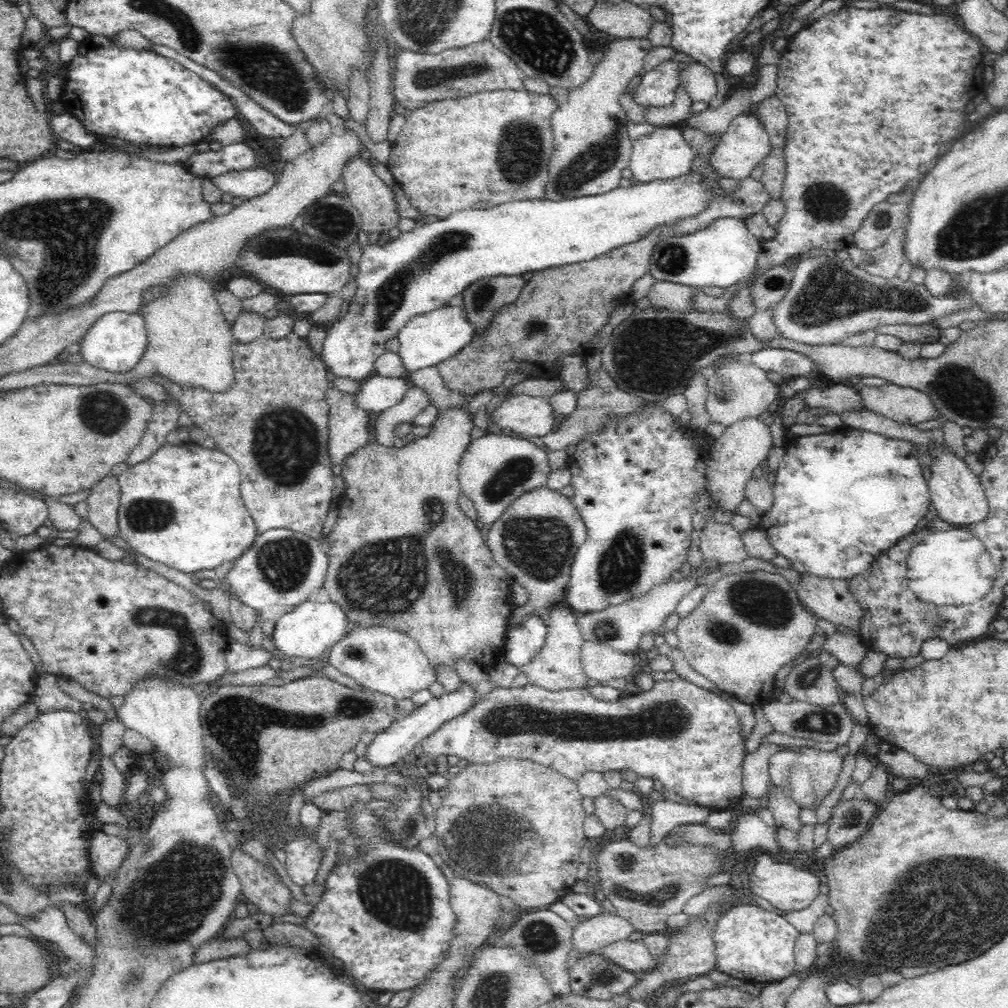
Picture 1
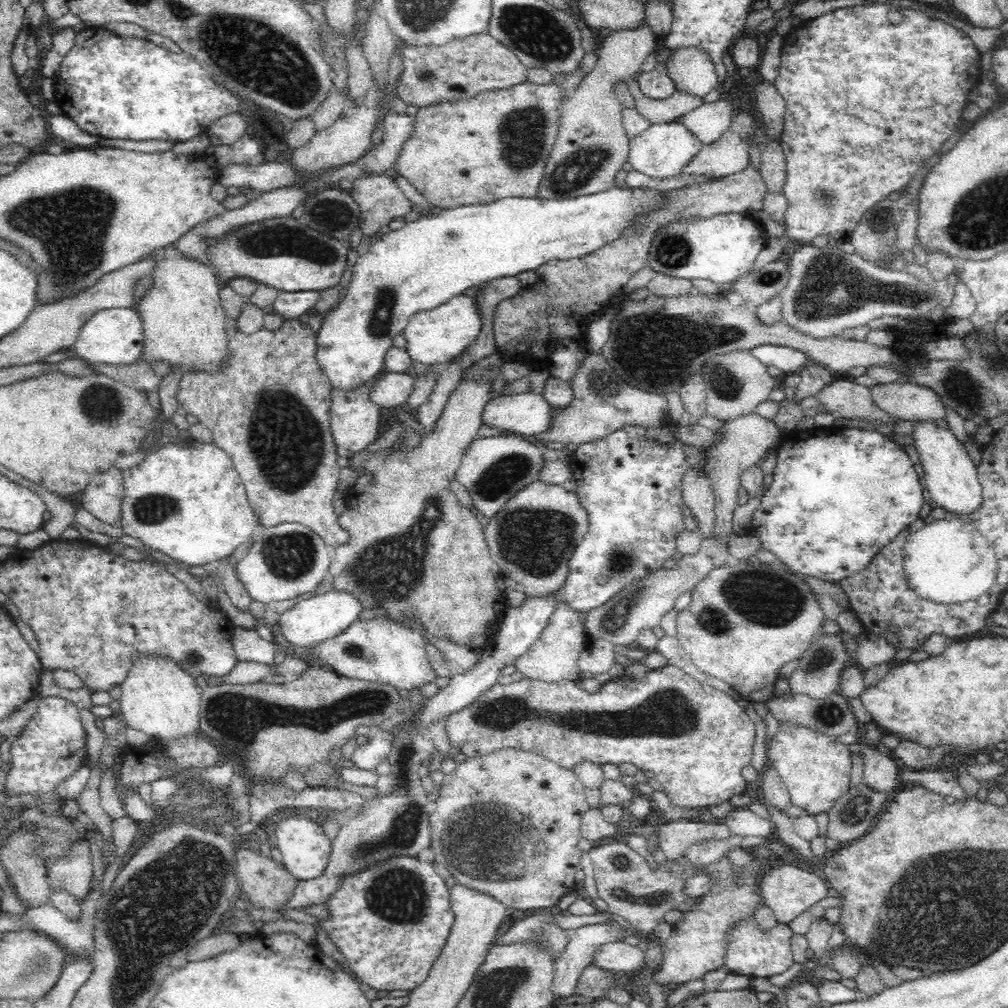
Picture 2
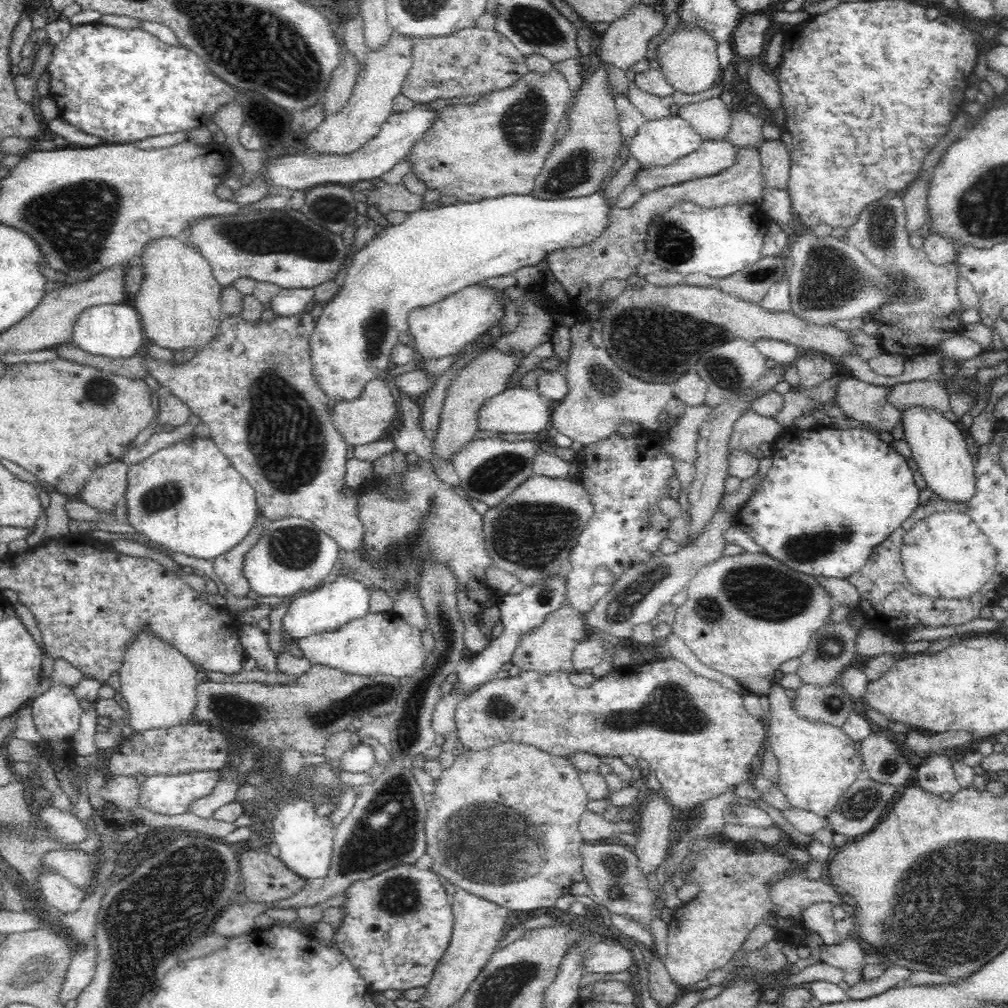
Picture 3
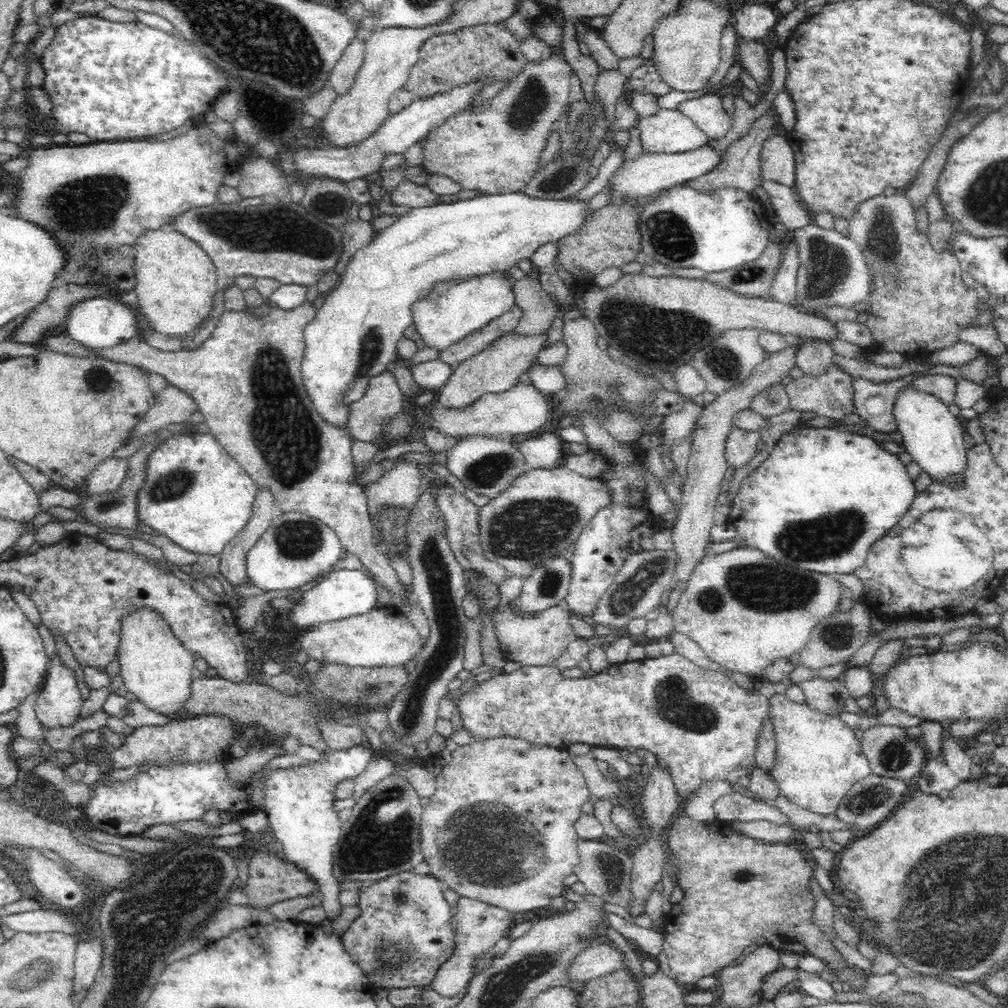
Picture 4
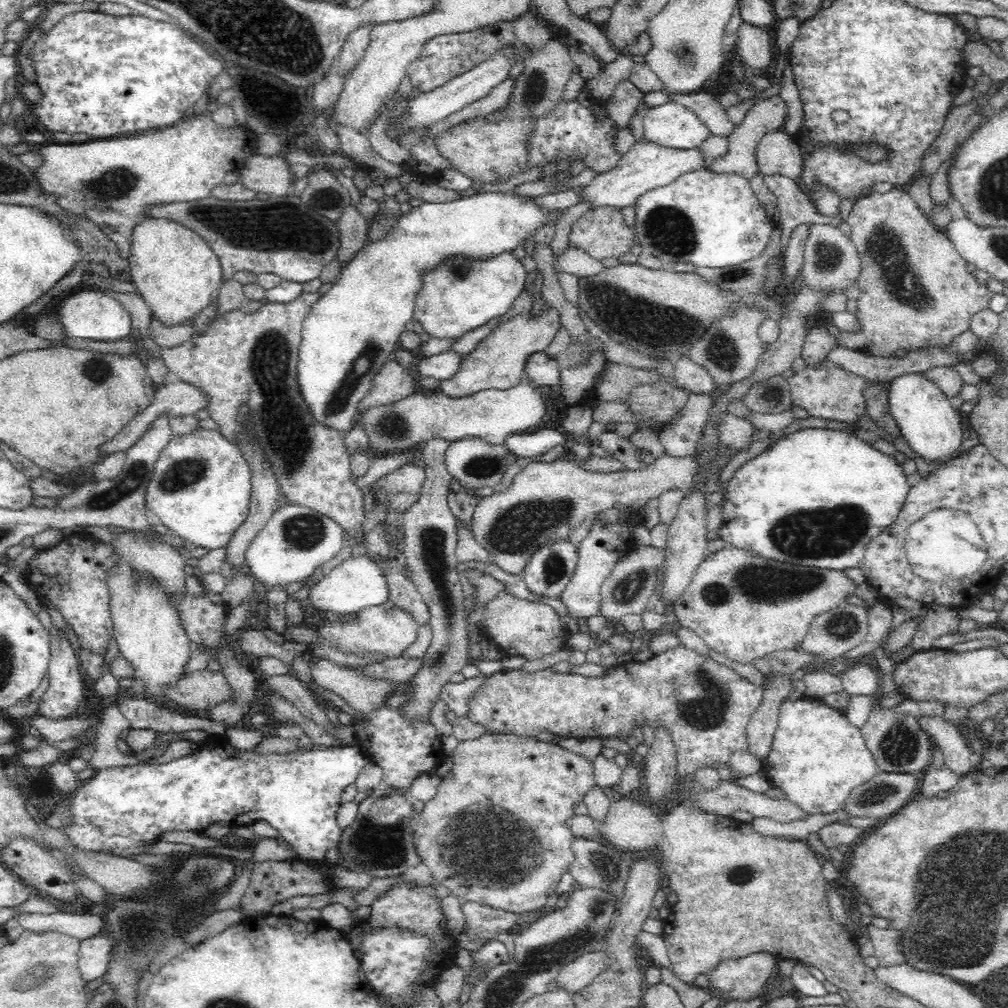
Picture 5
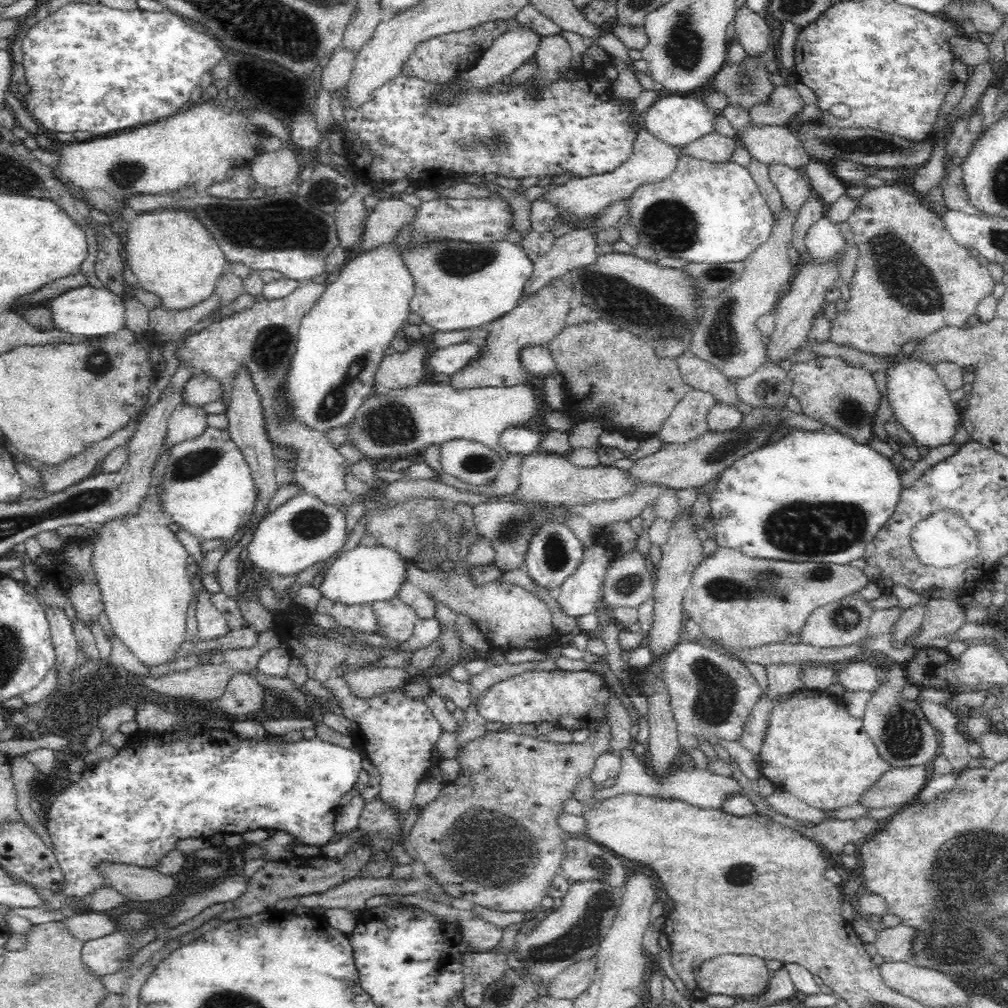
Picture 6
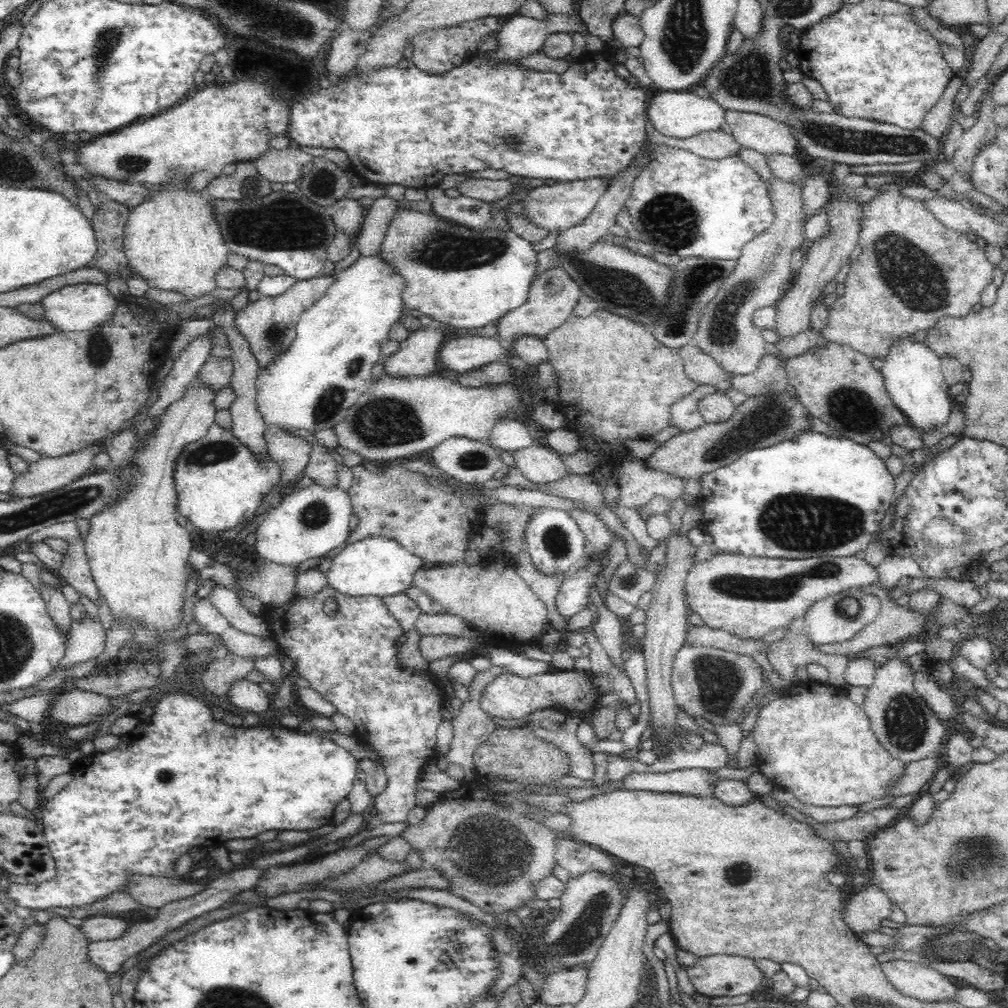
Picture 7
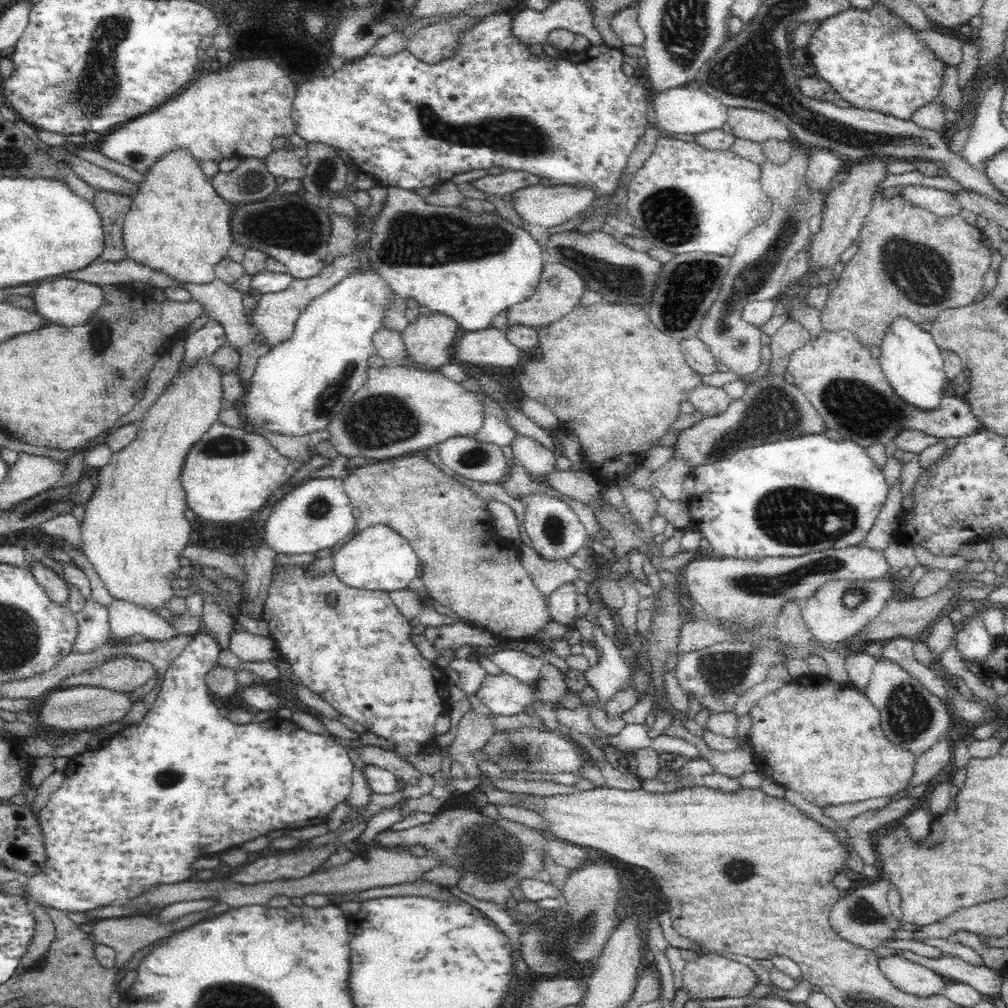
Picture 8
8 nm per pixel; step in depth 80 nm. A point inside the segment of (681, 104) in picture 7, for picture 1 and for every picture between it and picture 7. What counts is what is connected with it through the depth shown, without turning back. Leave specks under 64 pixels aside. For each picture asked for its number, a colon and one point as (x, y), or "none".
1: (663, 154)
2: (660, 151)
3: (665, 139)
4: (668, 131)
5: (672, 124)
6: (675, 119)

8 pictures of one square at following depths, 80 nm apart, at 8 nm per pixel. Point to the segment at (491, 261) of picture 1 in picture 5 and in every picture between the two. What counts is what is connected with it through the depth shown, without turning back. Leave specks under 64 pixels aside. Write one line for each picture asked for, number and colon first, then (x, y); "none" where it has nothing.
2: (427, 262)
3: (434, 252)
4: (353, 336)
5: (350, 331)

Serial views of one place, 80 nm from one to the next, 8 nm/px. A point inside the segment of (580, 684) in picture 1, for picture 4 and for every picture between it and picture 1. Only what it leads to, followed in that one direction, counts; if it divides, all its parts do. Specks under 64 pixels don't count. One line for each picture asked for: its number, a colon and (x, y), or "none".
2: (553, 656)
3: (548, 647)
4: (533, 638)

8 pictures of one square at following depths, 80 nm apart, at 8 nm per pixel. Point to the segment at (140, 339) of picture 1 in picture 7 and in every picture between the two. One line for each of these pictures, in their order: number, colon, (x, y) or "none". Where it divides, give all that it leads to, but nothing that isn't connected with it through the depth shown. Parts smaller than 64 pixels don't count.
2: (112, 335)
3: (114, 330)
4: (97, 321)
5: (89, 314)
6: (85, 311)
7: (77, 306)

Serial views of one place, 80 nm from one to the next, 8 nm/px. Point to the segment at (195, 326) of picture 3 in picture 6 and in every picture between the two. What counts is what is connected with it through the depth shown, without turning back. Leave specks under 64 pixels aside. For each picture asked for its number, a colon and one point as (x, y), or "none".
4: (175, 279)
5: (175, 270)
6: (170, 251)

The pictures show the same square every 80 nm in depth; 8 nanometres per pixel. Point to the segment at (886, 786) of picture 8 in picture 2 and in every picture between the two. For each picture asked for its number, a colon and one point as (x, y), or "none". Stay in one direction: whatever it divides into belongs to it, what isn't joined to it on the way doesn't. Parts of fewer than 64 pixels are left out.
2: (816, 769)
3: (817, 763)
4: (818, 758)
5: (817, 757)
6: (813, 746)
7: (812, 739)

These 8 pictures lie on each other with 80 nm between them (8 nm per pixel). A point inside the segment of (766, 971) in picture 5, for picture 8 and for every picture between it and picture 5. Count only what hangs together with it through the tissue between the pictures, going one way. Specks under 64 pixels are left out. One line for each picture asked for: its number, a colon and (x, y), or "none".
6: (734, 975)
7: (714, 975)
8: (709, 976)

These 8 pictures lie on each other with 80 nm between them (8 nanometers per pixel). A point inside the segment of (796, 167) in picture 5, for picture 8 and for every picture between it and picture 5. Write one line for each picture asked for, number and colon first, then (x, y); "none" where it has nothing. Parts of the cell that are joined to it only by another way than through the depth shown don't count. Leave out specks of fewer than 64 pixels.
6: (769, 144)
7: (767, 136)
8: (750, 123)

